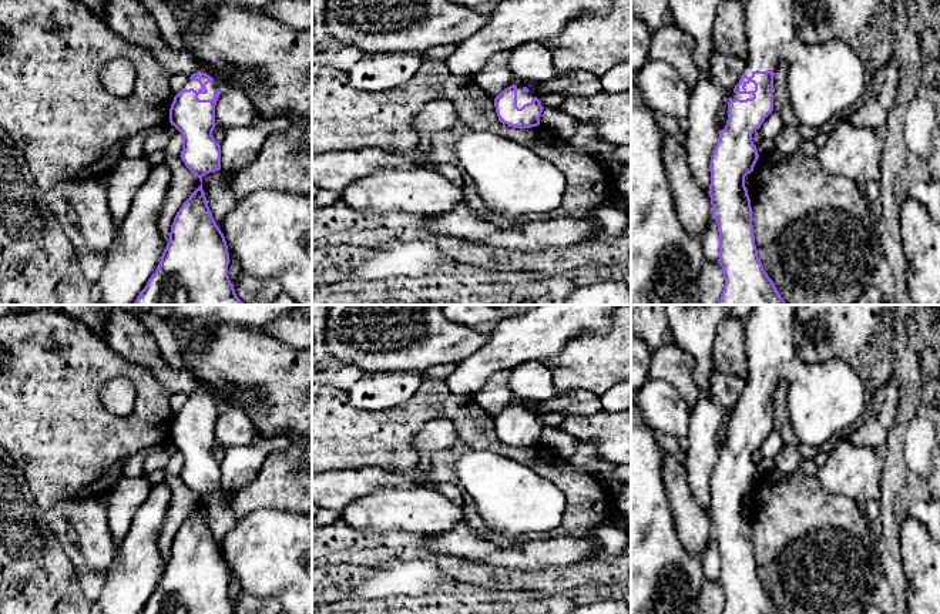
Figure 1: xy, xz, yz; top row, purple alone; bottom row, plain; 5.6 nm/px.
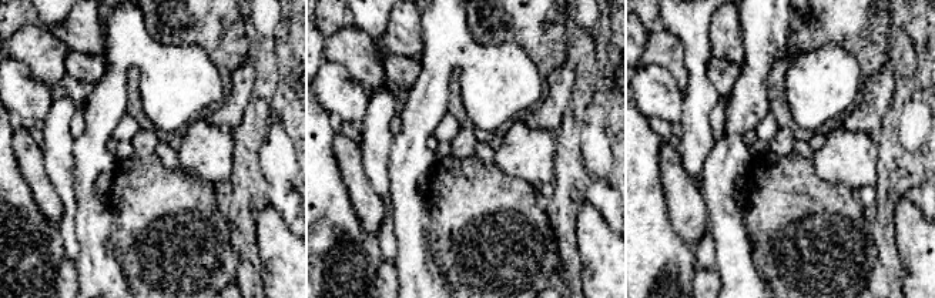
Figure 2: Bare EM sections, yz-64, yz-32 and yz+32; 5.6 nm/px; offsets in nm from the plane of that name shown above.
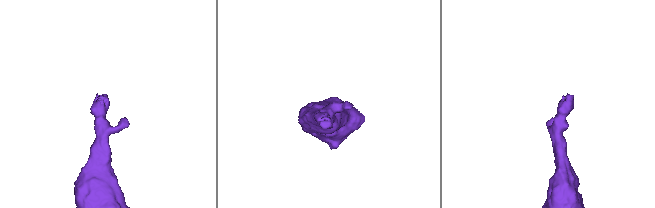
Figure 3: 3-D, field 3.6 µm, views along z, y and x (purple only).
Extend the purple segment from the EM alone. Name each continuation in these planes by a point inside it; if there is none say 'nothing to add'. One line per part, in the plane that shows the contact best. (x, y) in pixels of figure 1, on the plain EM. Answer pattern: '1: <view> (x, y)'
1: xy (211, 406)

